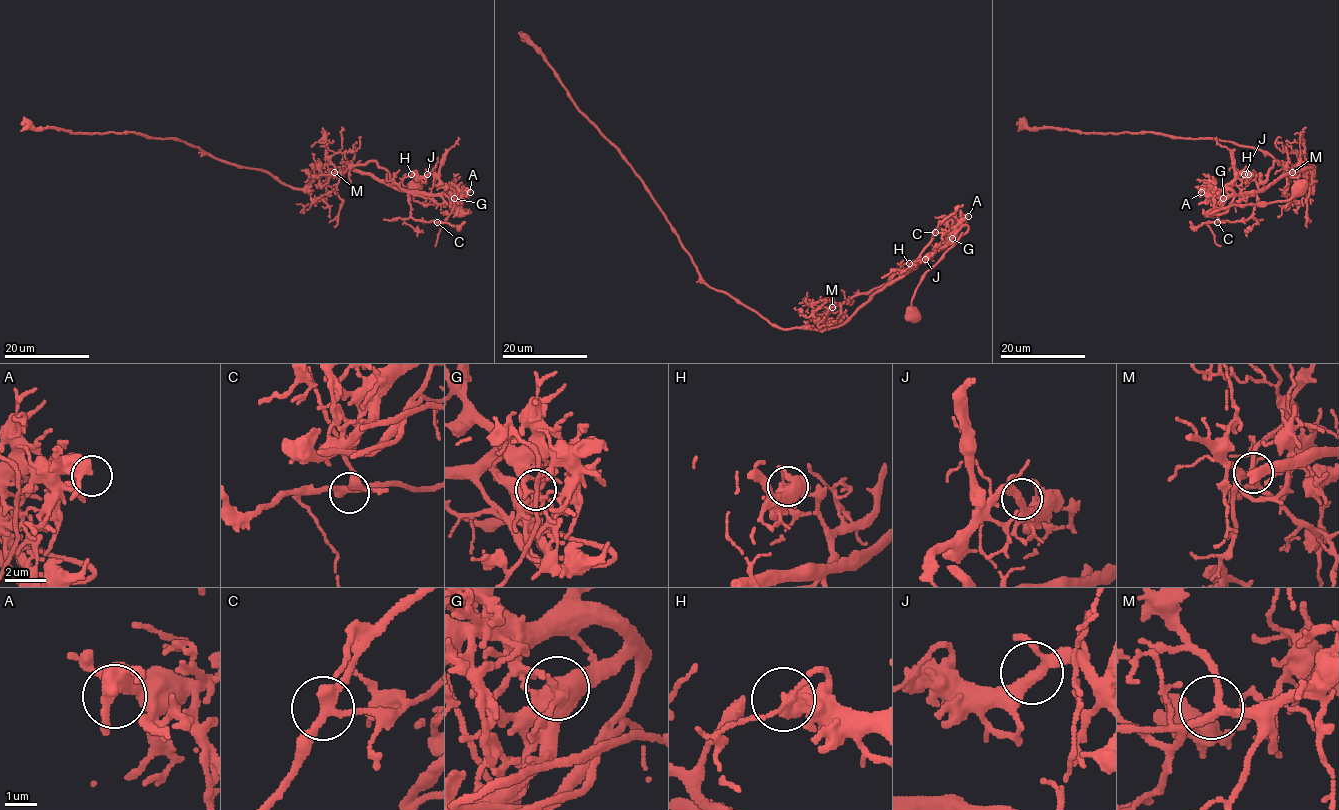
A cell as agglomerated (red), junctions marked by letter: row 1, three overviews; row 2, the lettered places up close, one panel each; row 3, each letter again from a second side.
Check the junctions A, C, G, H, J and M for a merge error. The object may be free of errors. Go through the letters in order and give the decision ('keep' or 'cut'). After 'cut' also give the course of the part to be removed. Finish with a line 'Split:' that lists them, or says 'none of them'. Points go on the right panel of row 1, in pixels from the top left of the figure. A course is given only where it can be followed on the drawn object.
A: keep
C: keep
G: keep
H: cut; course (1249, 174), (1250, 179), (1261, 183), (1275, 161), (1306, 183), (1309, 195), (1307, 227)
J: keep
M: keep
Split: H

